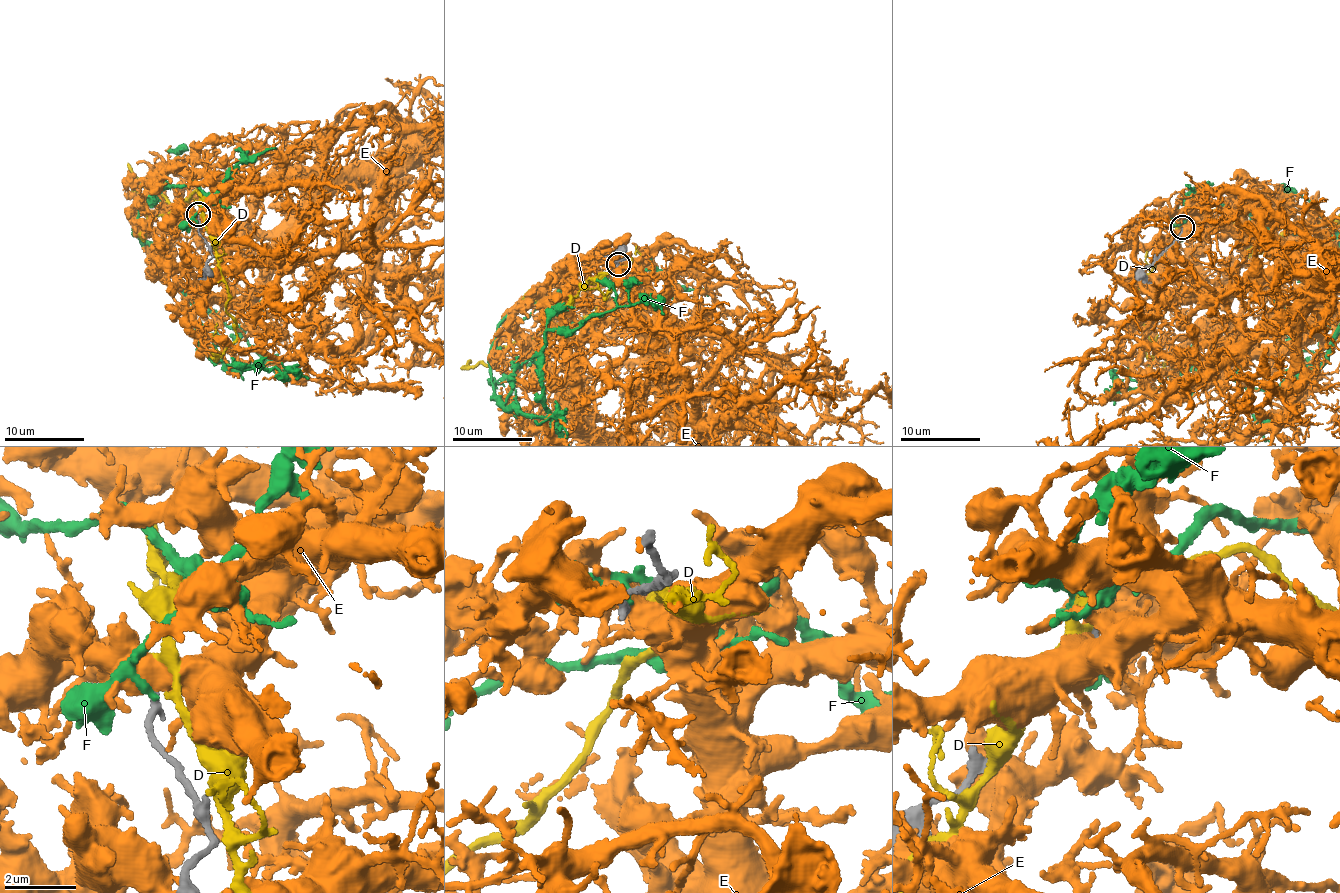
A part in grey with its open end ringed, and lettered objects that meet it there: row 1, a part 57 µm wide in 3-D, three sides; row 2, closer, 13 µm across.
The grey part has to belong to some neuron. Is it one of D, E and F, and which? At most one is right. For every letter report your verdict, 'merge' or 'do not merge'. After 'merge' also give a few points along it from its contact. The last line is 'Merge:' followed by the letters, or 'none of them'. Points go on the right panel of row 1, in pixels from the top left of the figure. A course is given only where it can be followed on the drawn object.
D: do not merge
E: do not merge
F: do not merge
Merge: none of them

